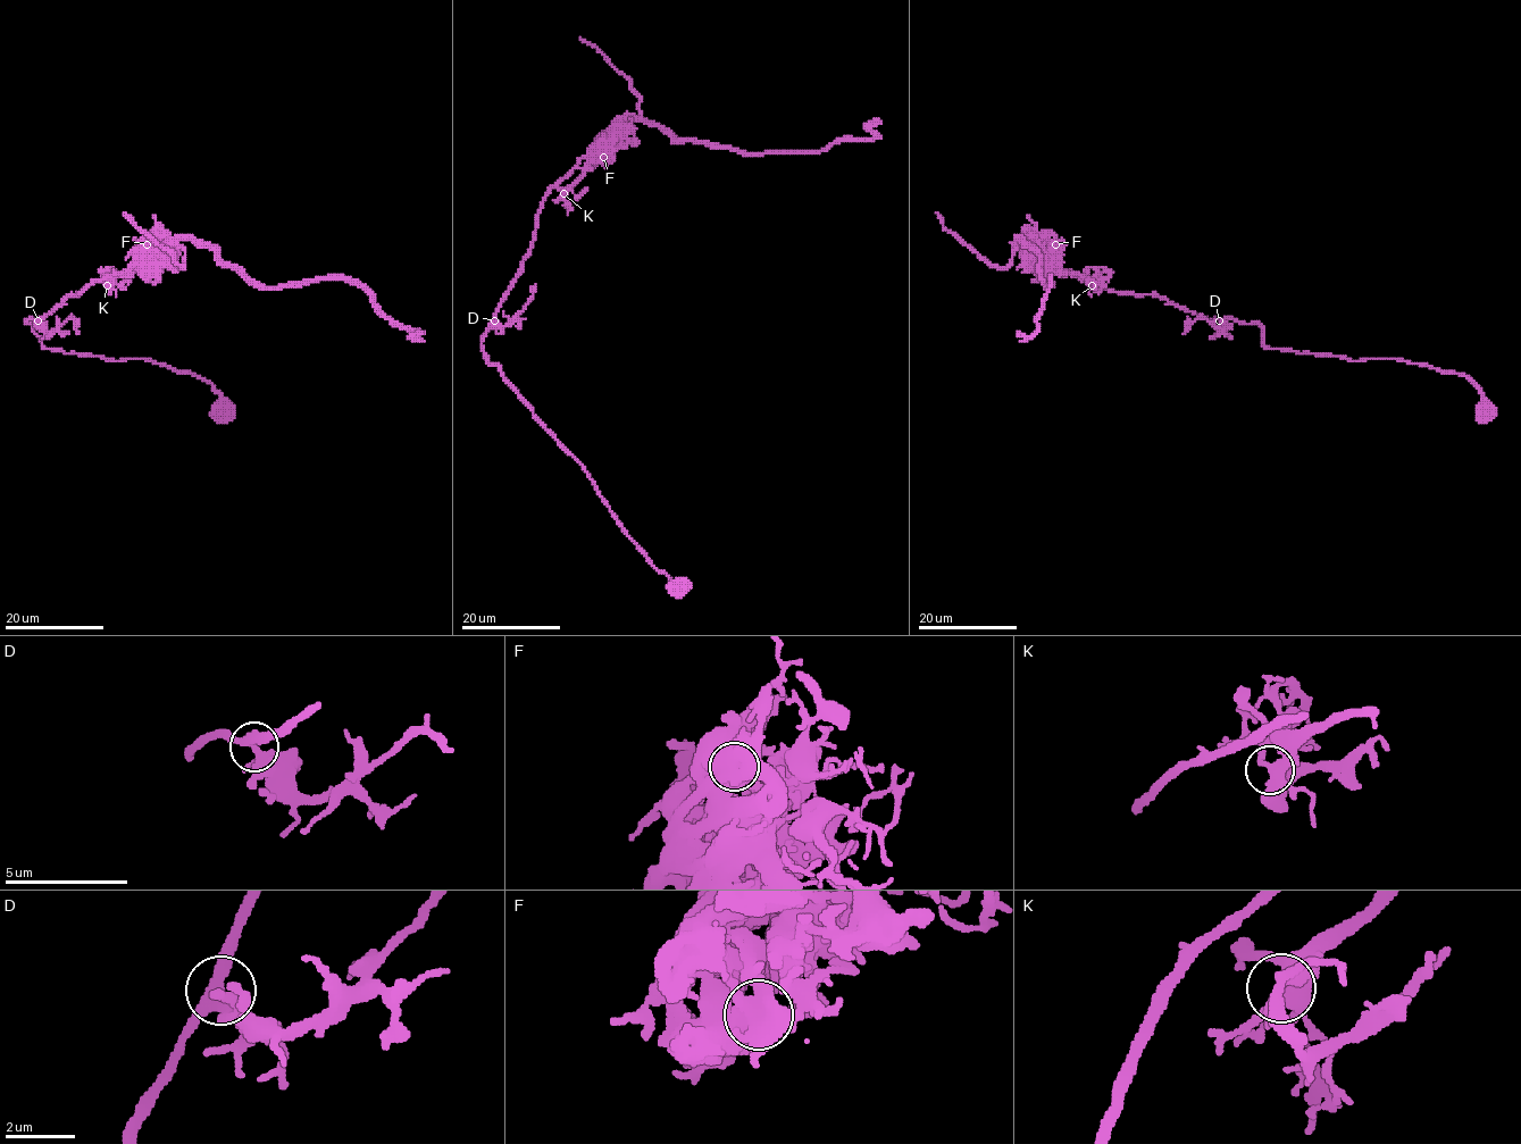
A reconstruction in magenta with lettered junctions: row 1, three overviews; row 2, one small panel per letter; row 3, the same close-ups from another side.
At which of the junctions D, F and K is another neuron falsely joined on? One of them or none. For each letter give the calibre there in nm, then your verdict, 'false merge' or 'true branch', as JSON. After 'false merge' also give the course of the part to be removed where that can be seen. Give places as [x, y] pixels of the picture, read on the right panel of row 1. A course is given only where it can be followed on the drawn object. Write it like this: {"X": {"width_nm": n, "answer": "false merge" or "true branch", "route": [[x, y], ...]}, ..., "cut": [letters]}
{"D": {"width_nm": 340, "answer": "true branch"}, "F": {"width_nm": 160, "answer": "false merge", "route": [[1055, 244], [1031, 251], [1019, 239], [1051, 284], [1037, 330], [1017, 332]]}, "K": {"width_nm": 300, "answer": "true branch"}, "cut": ["F"]}

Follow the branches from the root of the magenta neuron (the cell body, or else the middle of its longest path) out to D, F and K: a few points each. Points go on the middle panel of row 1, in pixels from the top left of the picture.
D: (680, 590), (629, 537), (585, 468), (535, 416), (500, 367), (489, 364), (482, 337), (494, 320)
F: (680, 590), (629, 537), (585, 468), (489, 364), (482, 345), (528, 251), (543, 197), (582, 159), (602, 157)
K: (680, 590), (483, 350), (482, 337), (534, 239), (543, 197), (585, 159), (585, 170), (563, 193)

